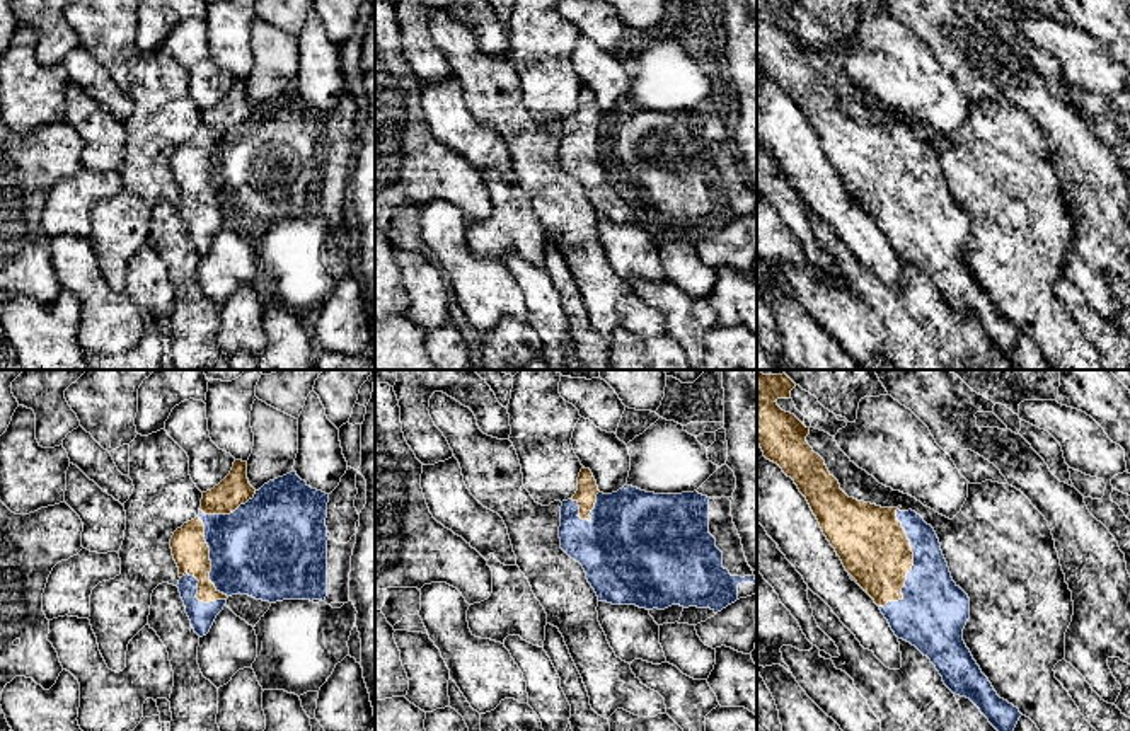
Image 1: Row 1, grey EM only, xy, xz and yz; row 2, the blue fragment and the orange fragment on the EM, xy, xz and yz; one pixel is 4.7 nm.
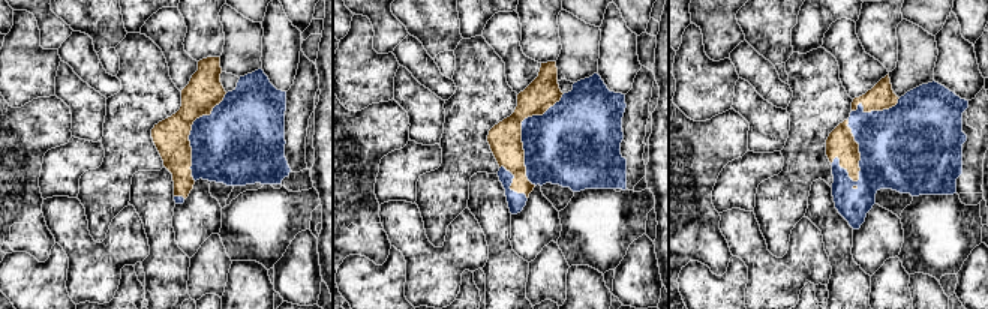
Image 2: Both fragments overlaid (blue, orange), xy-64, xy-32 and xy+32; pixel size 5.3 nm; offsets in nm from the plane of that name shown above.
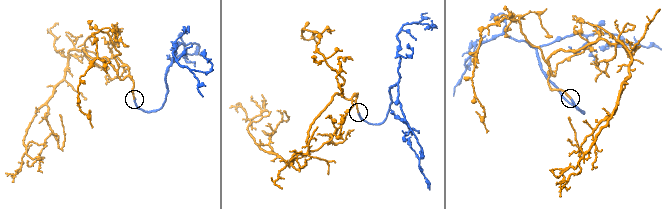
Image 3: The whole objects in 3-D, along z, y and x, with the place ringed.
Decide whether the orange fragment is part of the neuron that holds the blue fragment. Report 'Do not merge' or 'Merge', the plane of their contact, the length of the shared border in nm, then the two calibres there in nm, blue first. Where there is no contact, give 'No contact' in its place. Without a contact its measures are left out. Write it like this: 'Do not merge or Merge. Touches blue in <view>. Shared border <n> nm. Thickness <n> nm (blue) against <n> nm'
Merge. Touches blue in xy. Shared border 420 nm. Thickness 440 nm (blue) against 170 nm

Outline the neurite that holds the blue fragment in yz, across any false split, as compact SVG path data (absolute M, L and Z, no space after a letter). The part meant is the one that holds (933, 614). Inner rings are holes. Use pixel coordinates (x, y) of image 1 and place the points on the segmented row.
M757 370L757 443L764 457L794 481L845 571L874 600L895 636L927 656L944 685L953 694L970 699L997 731L1014 731L1023 714L997 695L963 641L970 598L953 581L934 528L912 509L881 508L849 498L840 489L825 460L808 445L810 428L775 402L791 399L794 387L786 373L764 375Z

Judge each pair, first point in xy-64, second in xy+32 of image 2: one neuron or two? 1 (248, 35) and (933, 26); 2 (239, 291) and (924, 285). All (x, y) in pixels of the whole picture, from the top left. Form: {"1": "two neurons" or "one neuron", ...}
{"1": "two neurons", "2": "one neuron"}

